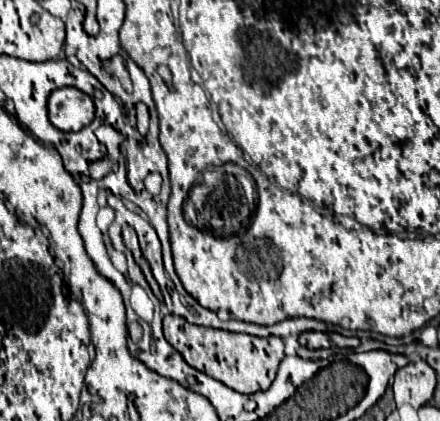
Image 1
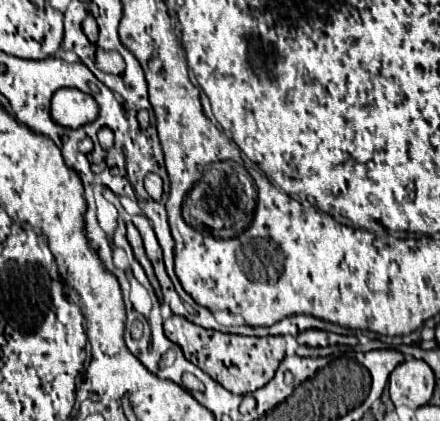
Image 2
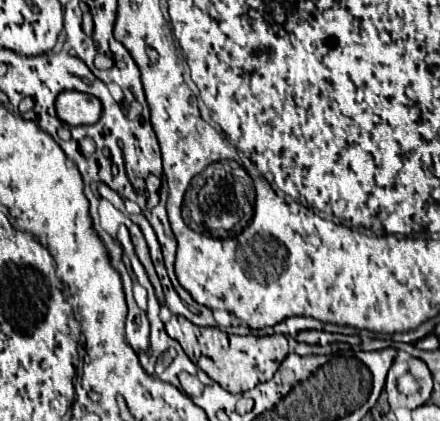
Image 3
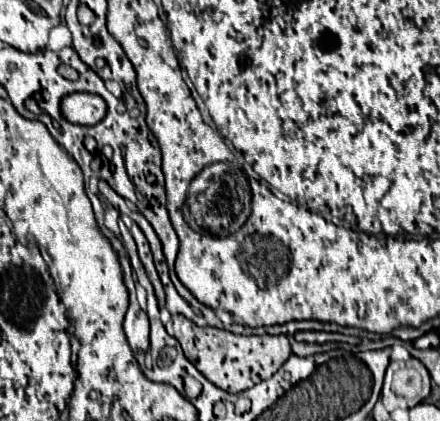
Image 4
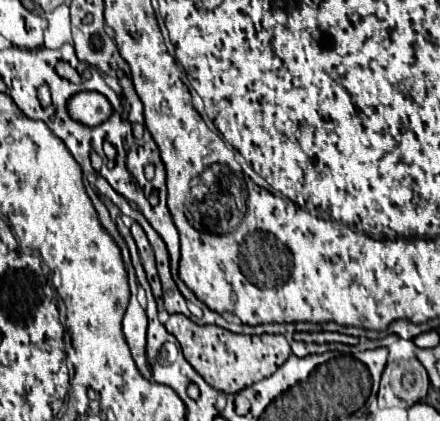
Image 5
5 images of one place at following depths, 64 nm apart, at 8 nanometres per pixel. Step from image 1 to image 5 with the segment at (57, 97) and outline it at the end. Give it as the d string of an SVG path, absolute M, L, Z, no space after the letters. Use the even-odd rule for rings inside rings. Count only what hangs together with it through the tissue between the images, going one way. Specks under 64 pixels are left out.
M78 92L68 102L68 114L72 120L86 126L98 126L112 114L110 102L98 92Z

